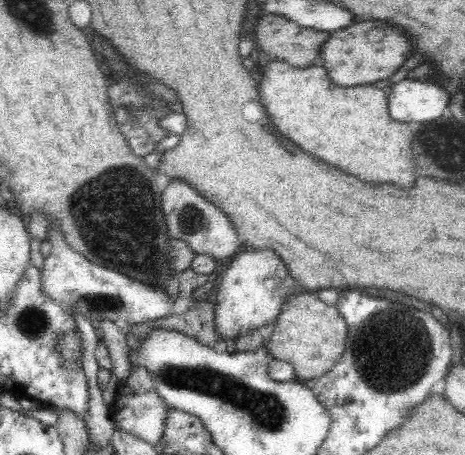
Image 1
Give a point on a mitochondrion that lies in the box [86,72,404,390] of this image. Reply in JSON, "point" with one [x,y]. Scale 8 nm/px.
{"point":[190,219]}

